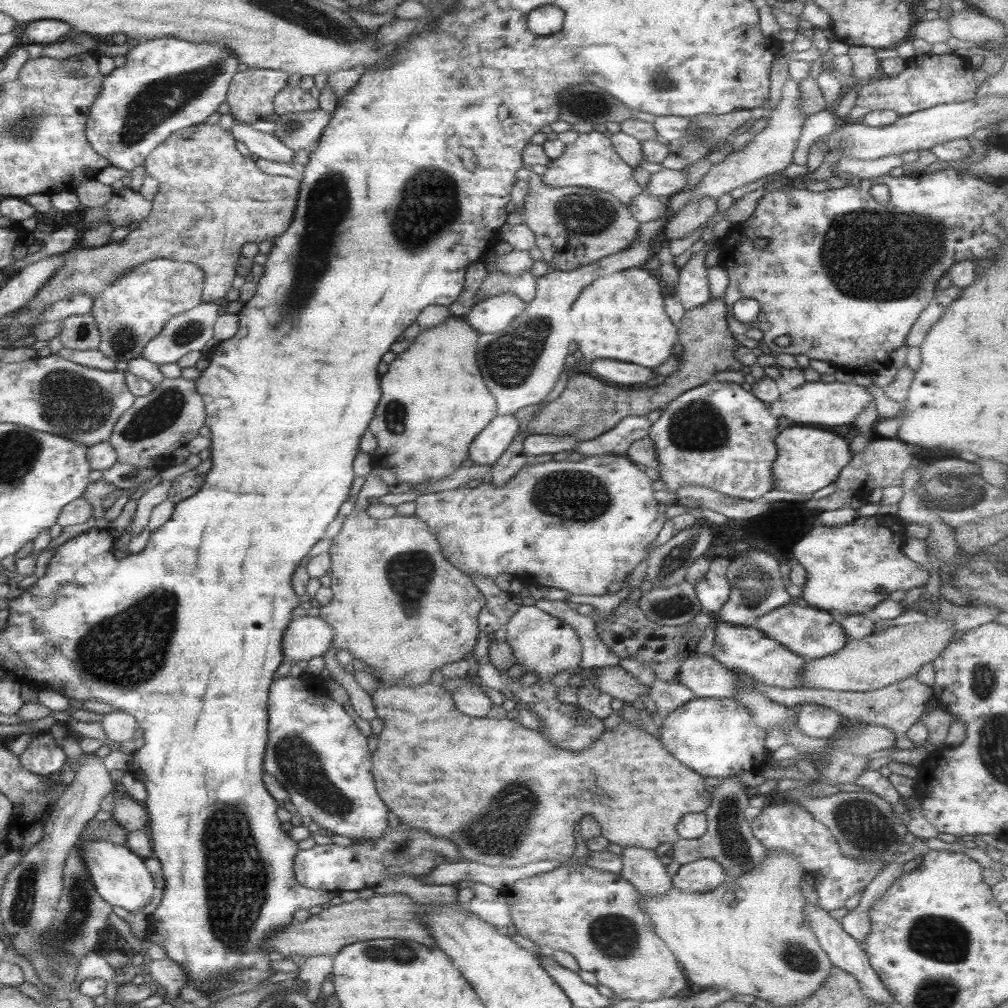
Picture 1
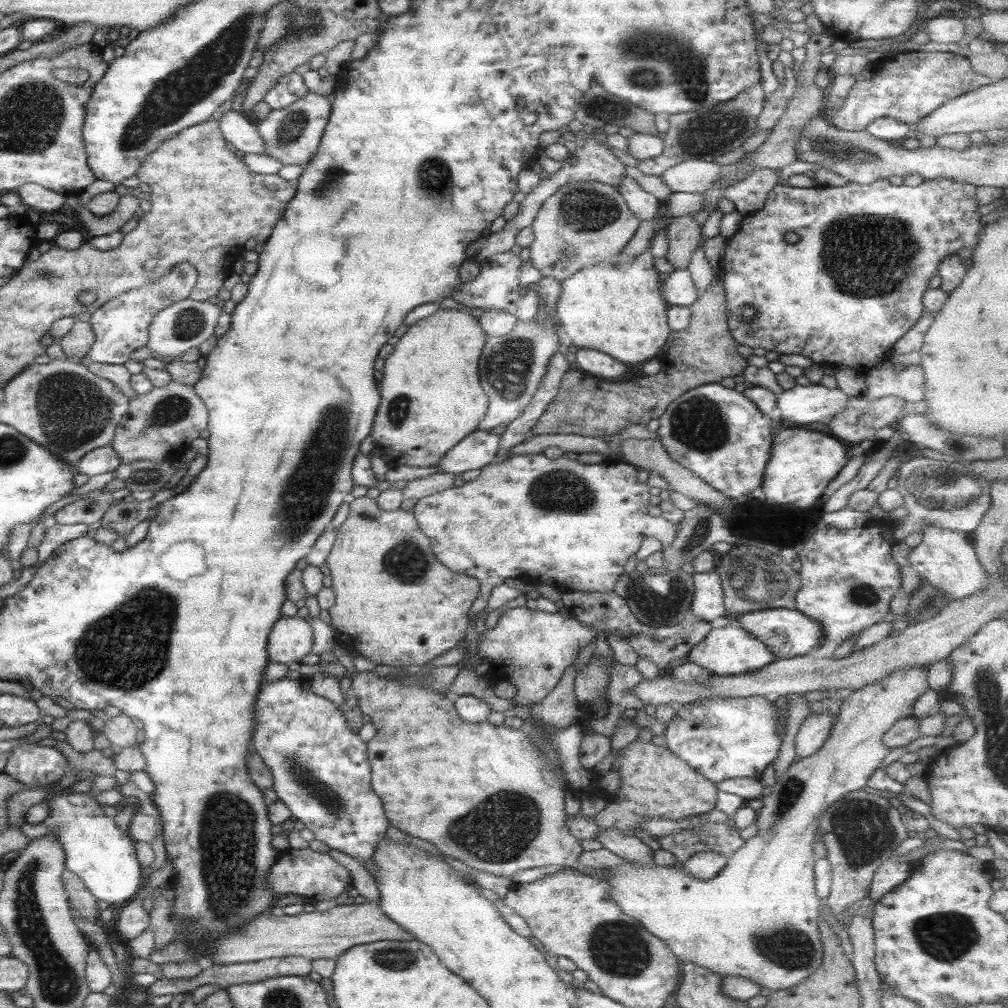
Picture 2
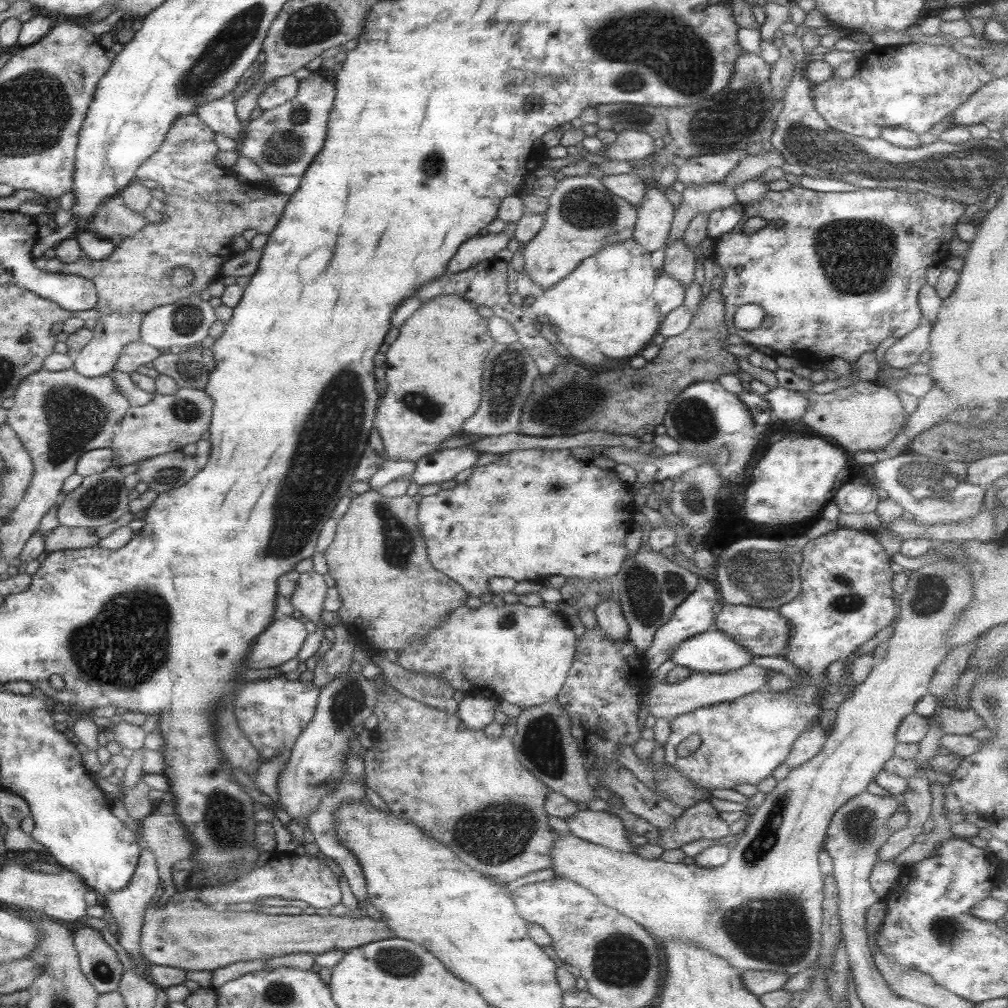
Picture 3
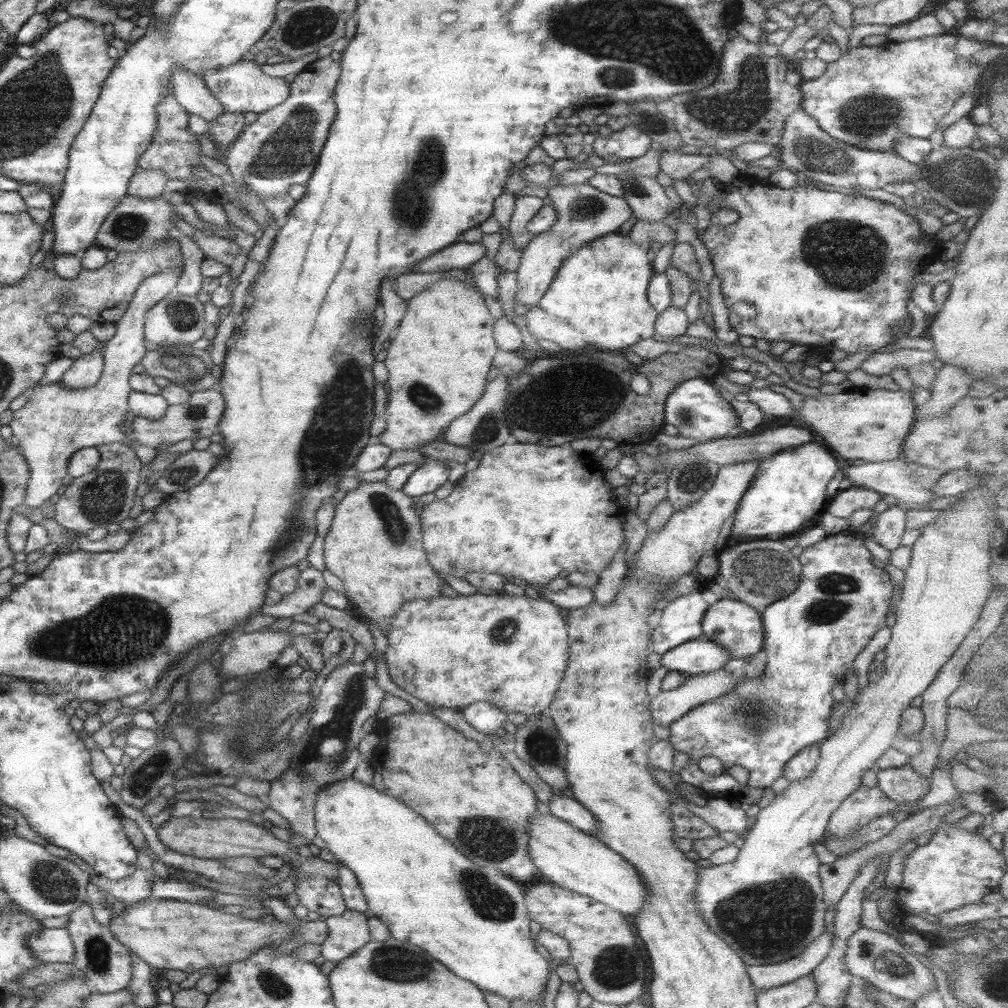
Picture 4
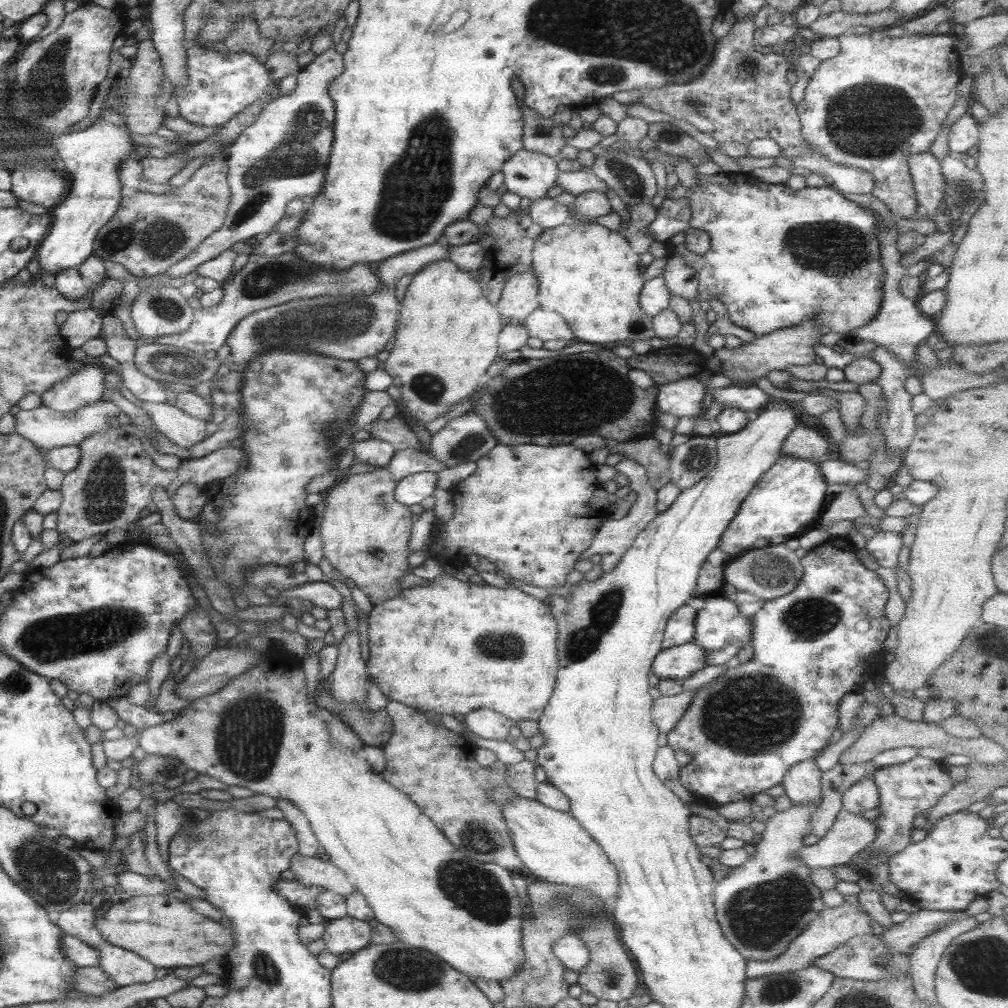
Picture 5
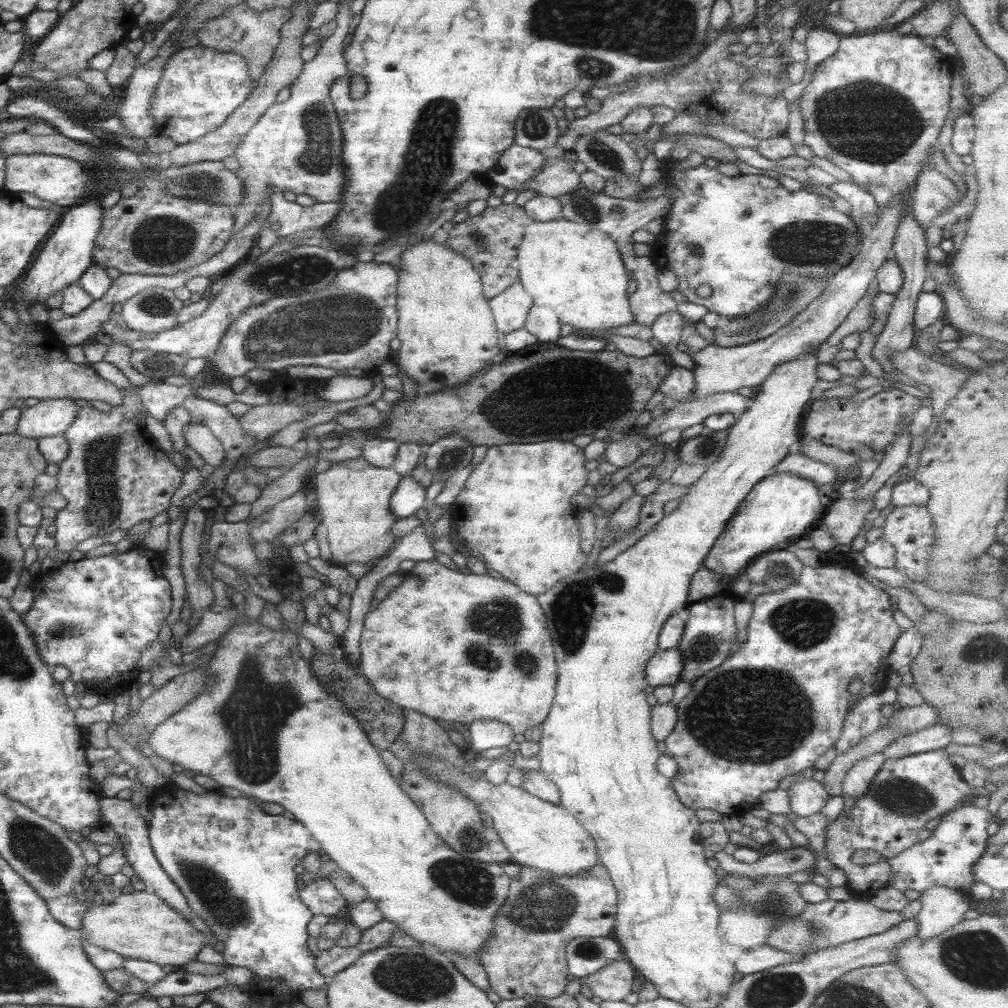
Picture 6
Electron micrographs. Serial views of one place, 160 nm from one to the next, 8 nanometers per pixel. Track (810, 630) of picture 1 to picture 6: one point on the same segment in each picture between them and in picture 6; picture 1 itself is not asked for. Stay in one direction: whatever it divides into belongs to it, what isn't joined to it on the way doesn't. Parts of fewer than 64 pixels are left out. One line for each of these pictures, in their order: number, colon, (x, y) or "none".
2: (785, 632)
3: (762, 632)
4: (731, 624)
5: (720, 630)
6: (708, 637)

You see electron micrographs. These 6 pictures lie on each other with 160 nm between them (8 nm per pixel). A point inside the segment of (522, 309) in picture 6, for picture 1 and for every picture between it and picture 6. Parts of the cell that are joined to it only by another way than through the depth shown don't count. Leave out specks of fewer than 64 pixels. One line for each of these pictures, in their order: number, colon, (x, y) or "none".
1: (572, 226)
2: (583, 223)
3: (580, 211)
4: (582, 214)
5: (517, 299)

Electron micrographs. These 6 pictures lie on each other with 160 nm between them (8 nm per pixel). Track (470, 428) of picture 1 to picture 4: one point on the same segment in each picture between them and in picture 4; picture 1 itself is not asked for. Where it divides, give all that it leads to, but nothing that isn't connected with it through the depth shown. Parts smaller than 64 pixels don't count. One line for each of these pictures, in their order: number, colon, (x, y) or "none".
2: (430, 397)
3: (432, 371)
4: (436, 363)

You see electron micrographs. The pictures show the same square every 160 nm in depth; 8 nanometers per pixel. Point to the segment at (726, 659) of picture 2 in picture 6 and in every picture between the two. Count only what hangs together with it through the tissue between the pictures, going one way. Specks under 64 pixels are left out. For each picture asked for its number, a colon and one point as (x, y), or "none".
3: (711, 652)
4: (693, 658)
5: (677, 663)
6: (663, 669)

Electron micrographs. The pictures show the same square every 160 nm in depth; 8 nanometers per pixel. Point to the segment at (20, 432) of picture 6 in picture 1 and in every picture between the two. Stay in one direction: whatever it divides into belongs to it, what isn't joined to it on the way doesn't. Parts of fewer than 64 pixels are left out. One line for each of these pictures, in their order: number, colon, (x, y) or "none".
1: (131, 311)
2: (120, 327)
3: (111, 332)
4: (84, 370)
5: (86, 385)

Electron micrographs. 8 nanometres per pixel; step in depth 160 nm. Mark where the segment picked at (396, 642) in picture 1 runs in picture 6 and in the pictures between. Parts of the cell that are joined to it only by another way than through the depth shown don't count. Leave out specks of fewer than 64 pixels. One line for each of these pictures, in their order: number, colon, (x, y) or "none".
2: (394, 604)
3: (390, 596)
4: (374, 544)
5: (364, 532)
6: (352, 497)

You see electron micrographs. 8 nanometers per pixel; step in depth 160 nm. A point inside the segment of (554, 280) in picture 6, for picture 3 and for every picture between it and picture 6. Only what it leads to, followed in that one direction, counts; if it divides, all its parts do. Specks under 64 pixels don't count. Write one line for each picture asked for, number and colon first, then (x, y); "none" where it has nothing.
3: (607, 298)
4: (600, 289)
5: (588, 275)

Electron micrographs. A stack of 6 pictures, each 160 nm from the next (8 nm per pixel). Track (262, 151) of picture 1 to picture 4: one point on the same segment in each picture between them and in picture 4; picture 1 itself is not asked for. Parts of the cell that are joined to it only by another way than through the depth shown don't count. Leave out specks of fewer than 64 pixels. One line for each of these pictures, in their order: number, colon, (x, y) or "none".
2: (234, 128)
3: (219, 115)
4: (190, 93)

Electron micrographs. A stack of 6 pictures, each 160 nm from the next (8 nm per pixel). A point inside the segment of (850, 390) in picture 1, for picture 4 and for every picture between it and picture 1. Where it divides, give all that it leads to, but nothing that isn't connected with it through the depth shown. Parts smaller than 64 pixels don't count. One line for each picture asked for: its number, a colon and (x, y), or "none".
2: (813, 404)
3: (784, 404)
4: (772, 404)

